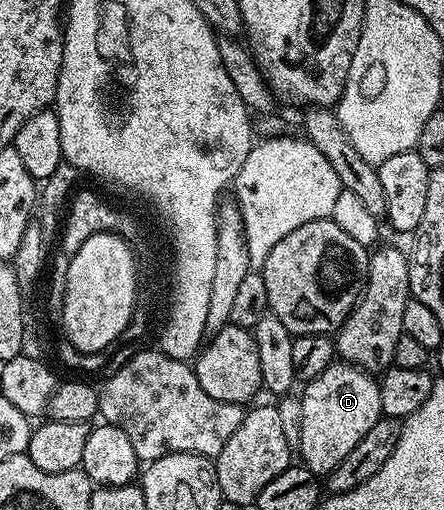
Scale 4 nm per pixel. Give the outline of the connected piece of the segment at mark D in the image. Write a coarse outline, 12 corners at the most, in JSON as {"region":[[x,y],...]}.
{"region":[[335,363],[305,382],[297,452],[327,475],[383,418],[378,381]]}

